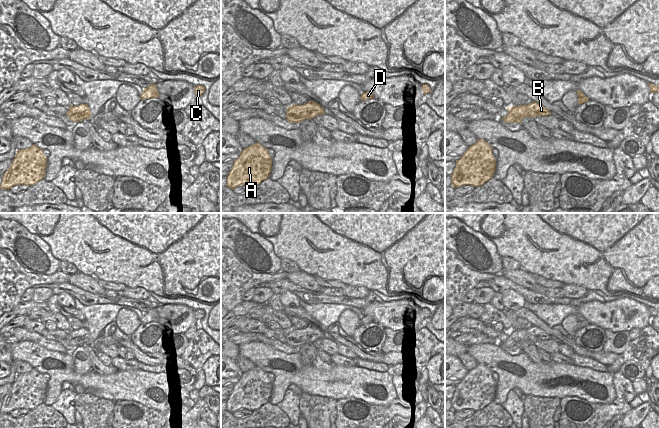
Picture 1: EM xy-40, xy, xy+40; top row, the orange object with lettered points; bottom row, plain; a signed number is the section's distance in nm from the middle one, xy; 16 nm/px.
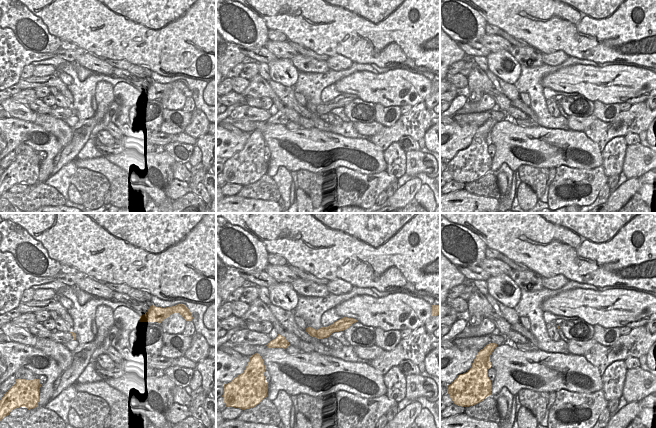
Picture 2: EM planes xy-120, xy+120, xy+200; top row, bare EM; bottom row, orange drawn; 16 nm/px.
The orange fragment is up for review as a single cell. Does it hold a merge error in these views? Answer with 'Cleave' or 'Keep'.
Keep.

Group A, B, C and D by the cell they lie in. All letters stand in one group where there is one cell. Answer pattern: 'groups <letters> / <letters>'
groups A B C D

